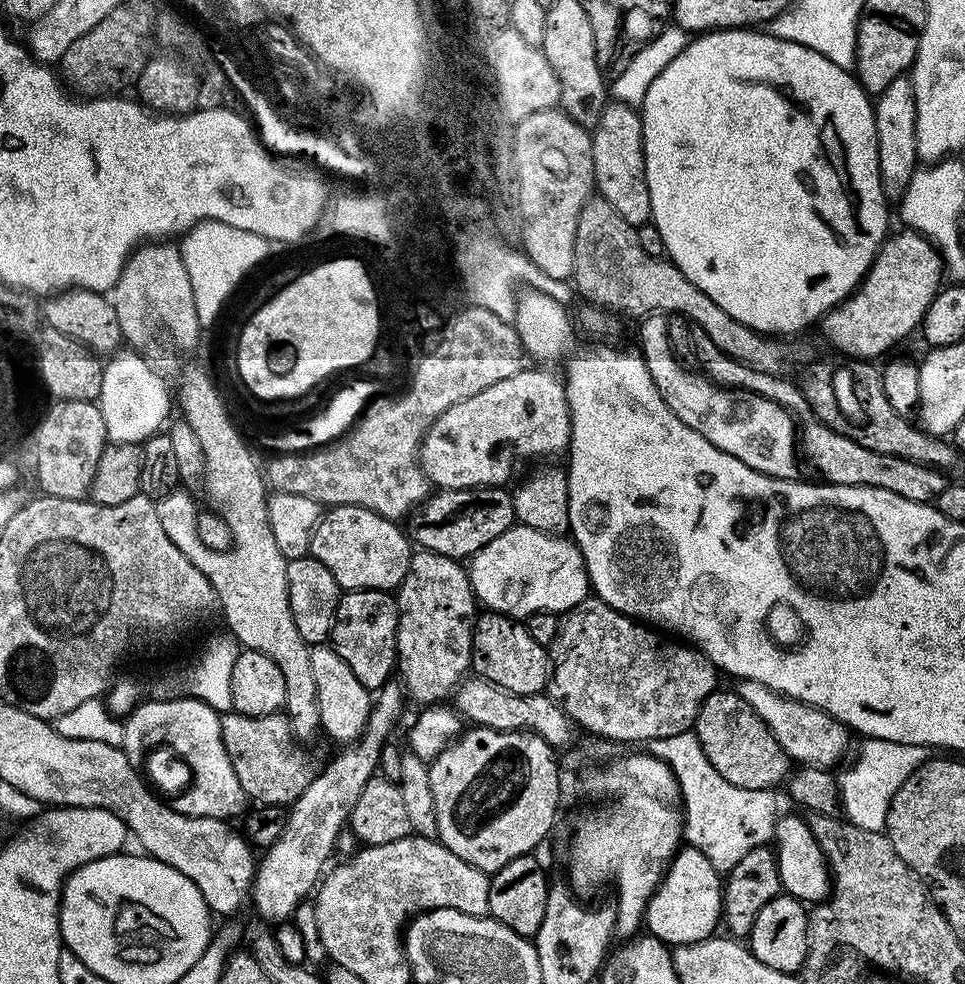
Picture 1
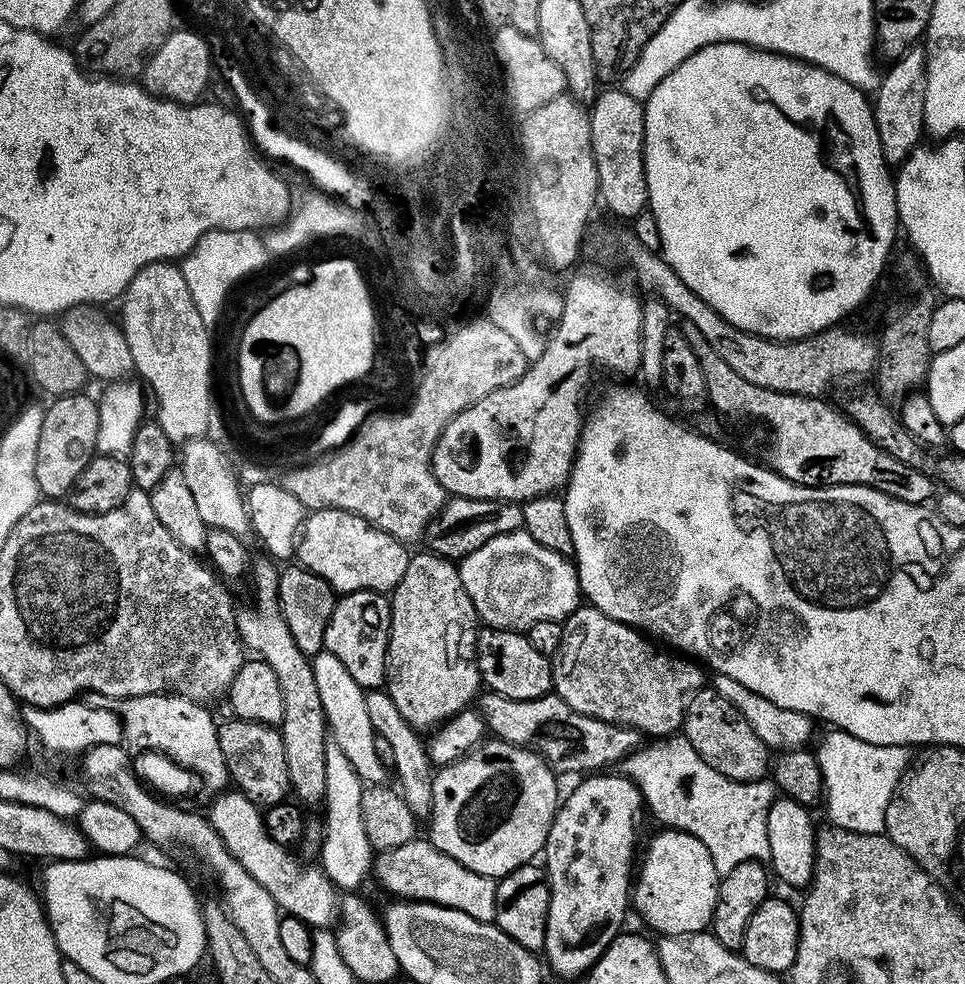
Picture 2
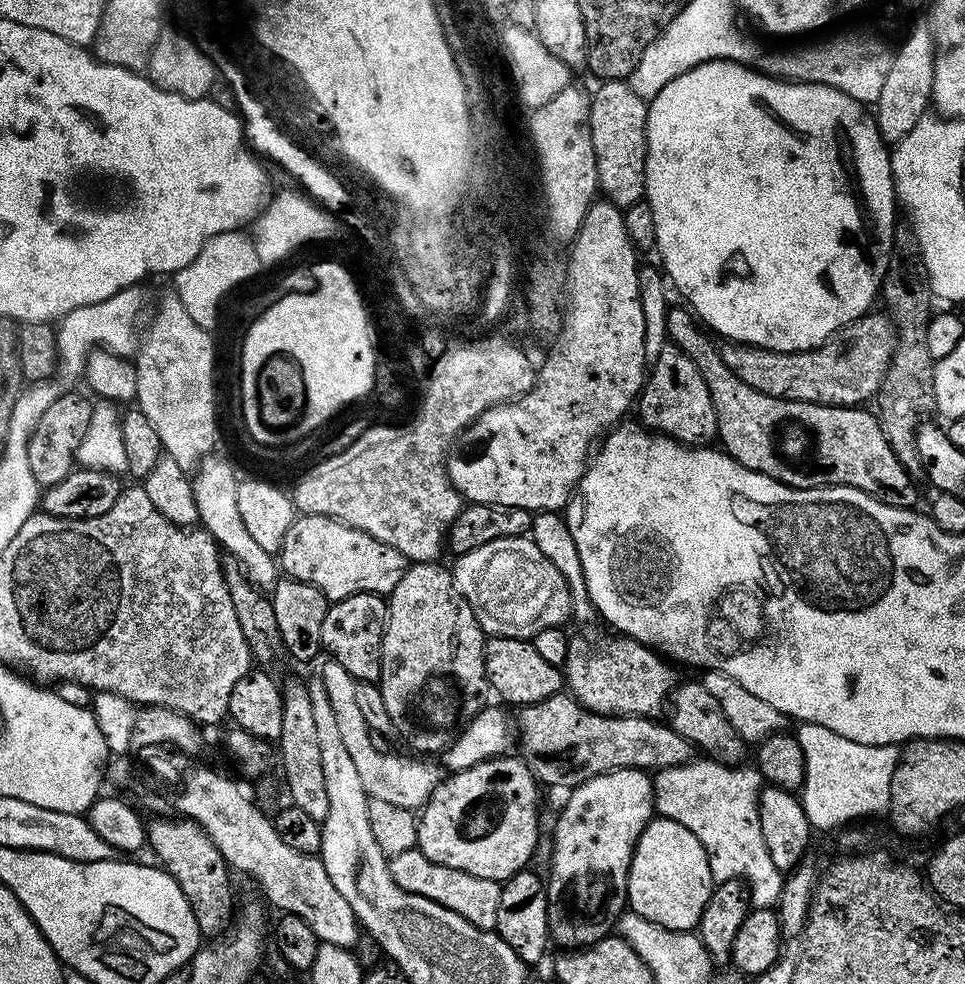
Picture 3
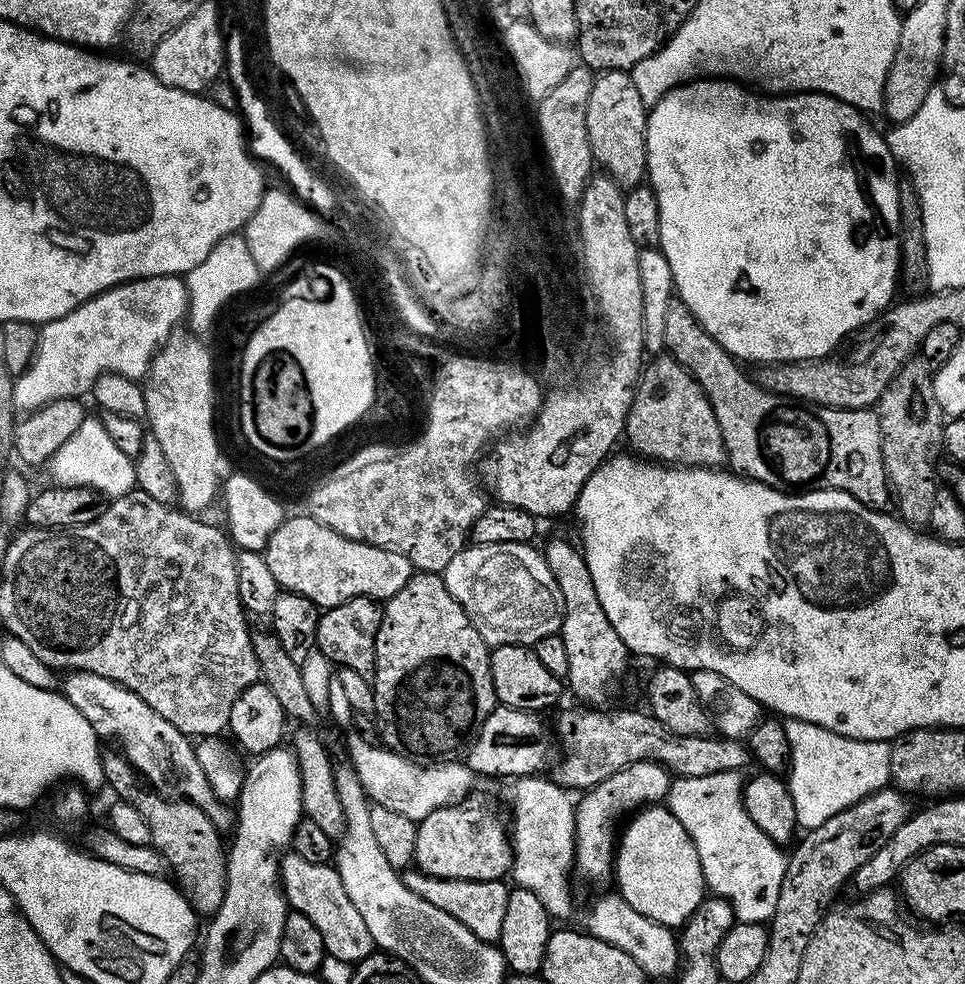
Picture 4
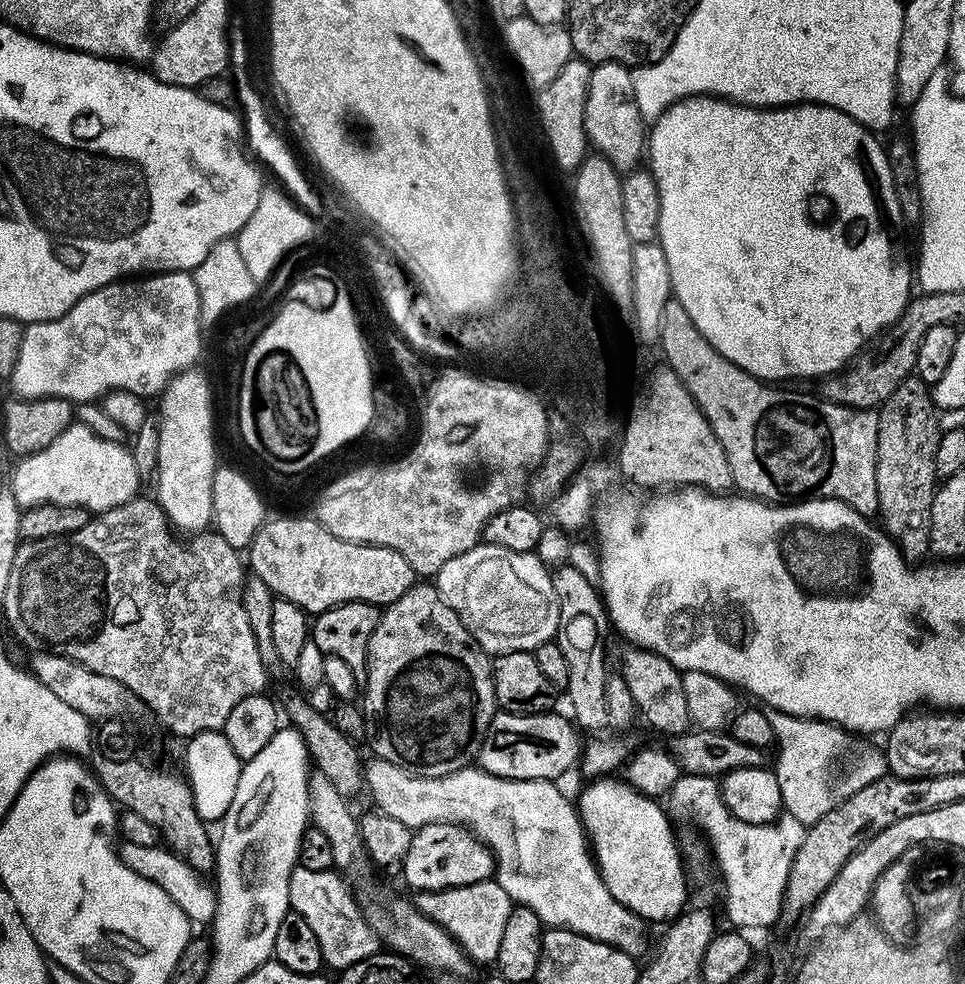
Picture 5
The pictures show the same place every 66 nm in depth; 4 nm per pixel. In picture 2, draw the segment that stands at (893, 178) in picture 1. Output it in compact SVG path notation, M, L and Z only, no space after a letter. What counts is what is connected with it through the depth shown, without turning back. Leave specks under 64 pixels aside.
M913 46L907 52L895 57L892 64L881 75L880 83L874 89L874 111L878 126L878 142L882 142L884 161L889 166L899 166L914 151L922 140L924 126L924 95L926 94L926 66L924 49Z

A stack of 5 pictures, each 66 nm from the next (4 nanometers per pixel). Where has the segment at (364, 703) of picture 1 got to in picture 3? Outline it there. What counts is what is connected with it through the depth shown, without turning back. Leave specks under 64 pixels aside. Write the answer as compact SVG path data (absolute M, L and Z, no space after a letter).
M329 659L327 663L322 673L326 694L330 698L330 707L334 710L334 719L338 721L342 742L354 761L366 794L378 802L391 802L393 806L413 810L423 809L428 799L431 798L432 791L440 783L441 773L431 772L426 765L419 764L416 760L403 760L402 757L396 756L395 751L378 753L374 750L373 746L370 746L368 723L366 718L362 718L362 713L358 710L357 698L354 695L356 681L350 674L346 674L346 670L342 670L342 666L338 666L336 660Z

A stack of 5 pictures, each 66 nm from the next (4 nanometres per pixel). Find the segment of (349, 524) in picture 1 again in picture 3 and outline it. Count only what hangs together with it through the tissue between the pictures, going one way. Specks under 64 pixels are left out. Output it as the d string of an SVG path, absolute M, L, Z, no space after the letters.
M297 515L278 553L278 564L285 577L318 586L329 602L350 598L354 594L387 594L398 586L406 561L404 555L378 538L370 538L357 528L329 516Z

